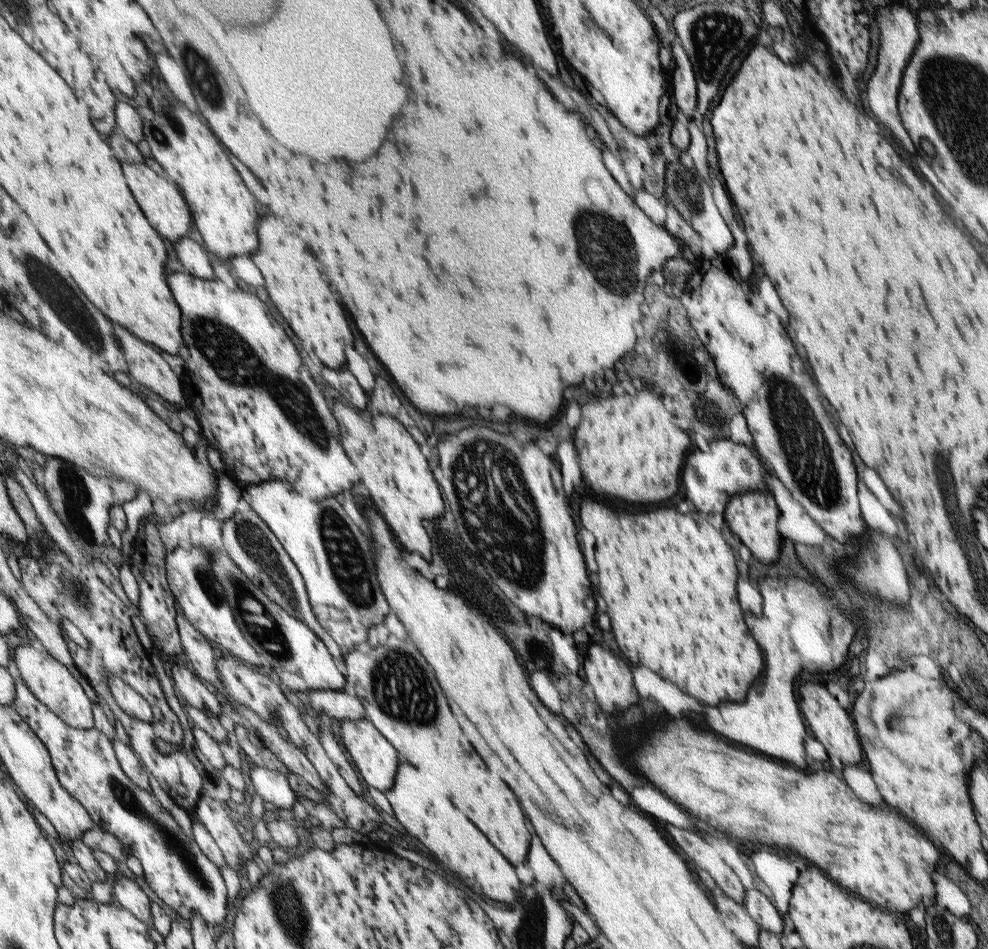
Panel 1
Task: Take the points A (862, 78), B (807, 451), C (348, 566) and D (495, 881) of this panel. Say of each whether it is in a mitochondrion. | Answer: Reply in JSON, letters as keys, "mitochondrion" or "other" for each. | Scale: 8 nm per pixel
{"A":"other","B":"mitochondrion","C":"mitochondrion","D":"other"}

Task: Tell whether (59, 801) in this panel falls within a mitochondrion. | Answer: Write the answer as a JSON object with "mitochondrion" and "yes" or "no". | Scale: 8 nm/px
{"mitochondrion":"no"}

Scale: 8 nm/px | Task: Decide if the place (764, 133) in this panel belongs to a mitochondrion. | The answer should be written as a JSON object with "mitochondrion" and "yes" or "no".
{"mitochondrion":"no"}

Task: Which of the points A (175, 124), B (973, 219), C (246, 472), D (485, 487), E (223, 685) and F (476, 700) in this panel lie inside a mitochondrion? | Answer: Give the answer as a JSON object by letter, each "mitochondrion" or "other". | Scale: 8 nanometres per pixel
{"A":"mitochondrion","B":"other","C":"other","D":"mitochondrion","E":"other","F":"other"}

